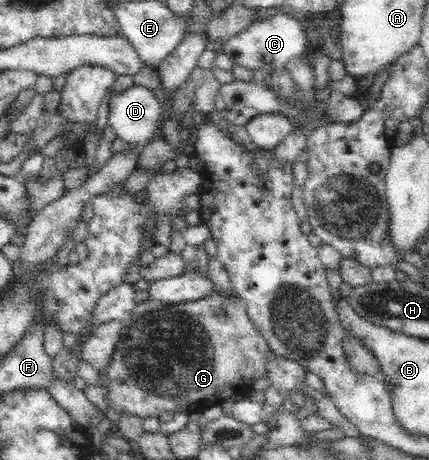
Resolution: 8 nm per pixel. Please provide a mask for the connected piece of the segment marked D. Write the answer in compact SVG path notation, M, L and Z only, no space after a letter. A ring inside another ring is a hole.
M131 86L108 104L109 128L128 143L149 143L160 125L160 105L145 86Z

